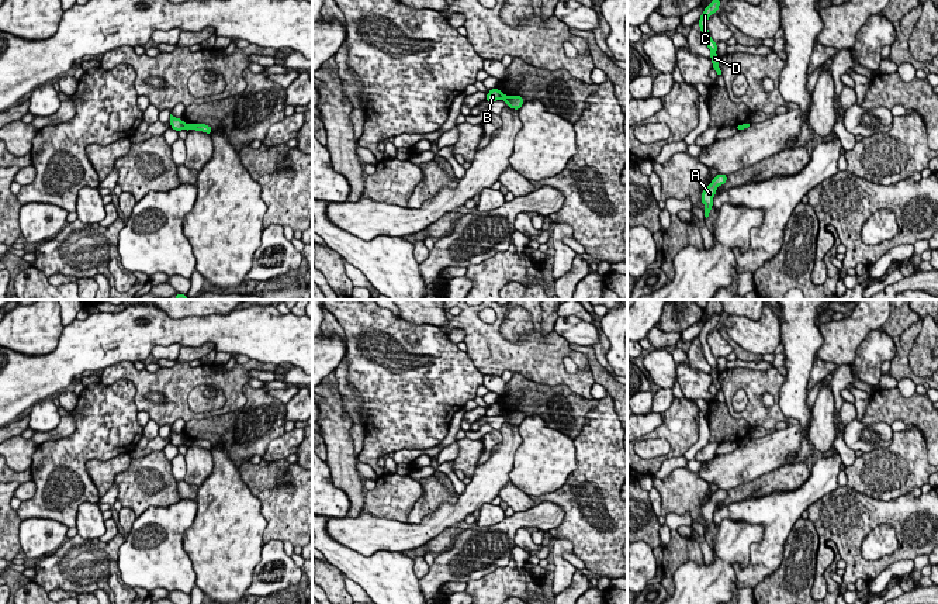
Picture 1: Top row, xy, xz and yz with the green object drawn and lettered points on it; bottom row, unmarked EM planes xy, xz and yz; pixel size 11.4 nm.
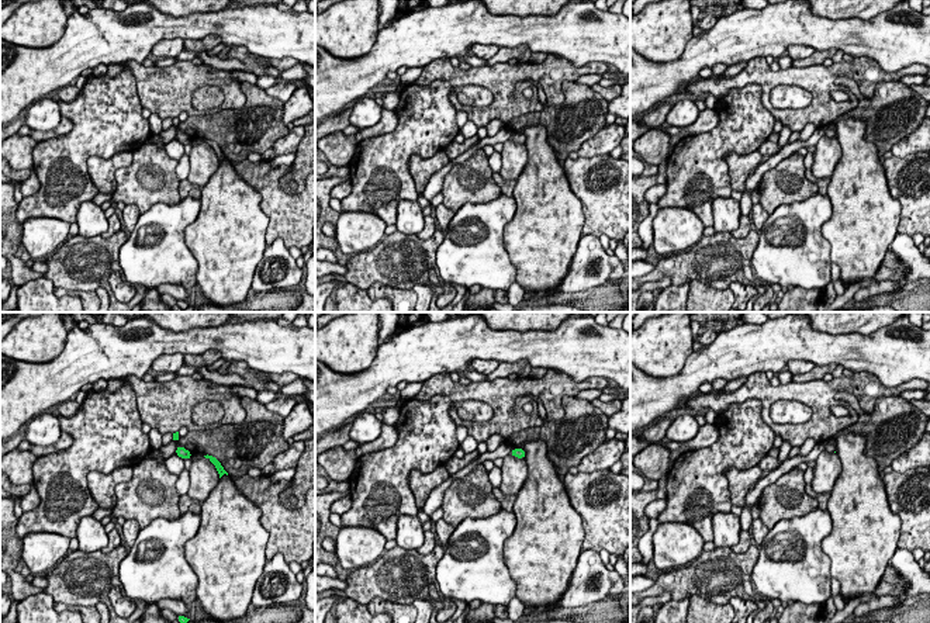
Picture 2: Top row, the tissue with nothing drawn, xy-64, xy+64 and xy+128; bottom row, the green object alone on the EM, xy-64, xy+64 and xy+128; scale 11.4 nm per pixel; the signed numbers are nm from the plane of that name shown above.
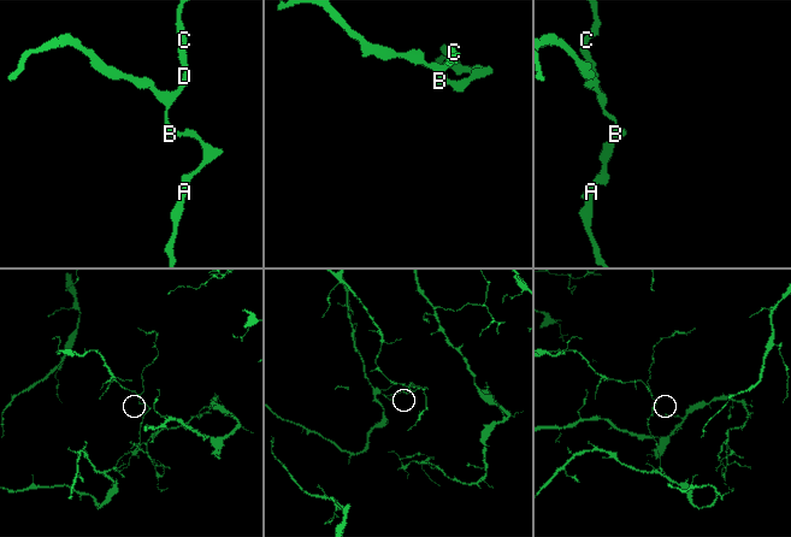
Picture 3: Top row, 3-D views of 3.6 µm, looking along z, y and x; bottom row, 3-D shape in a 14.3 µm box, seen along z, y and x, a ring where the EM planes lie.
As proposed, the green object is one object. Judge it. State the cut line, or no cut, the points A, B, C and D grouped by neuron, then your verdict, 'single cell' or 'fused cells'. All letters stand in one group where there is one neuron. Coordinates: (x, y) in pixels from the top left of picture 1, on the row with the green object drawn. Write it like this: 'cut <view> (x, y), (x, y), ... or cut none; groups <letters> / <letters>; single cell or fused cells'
cut xy (196, 124), (190, 128); groups A / B C D; fused cells

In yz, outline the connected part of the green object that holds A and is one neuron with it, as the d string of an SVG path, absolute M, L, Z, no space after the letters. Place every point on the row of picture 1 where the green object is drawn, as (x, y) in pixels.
M719 173L712 183L702 191L700 201L705 204L705 217L707 218L710 214L710 210L713 207L713 197L716 194L716 190L719 186L726 184L727 182L727 175Z

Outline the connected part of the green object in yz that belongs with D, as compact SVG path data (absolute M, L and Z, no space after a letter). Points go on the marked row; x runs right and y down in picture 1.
M712 0L712 3L705 8L703 14L699 18L699 27L700 27L700 32L703 35L703 39L707 45L707 48L710 49L710 59L713 63L713 69L716 70L717 75L721 75L721 70L719 68L719 56L716 55L717 51L717 44L712 39L710 37L710 31L707 30L707 18L719 11L719 6L720 6L720 0Z

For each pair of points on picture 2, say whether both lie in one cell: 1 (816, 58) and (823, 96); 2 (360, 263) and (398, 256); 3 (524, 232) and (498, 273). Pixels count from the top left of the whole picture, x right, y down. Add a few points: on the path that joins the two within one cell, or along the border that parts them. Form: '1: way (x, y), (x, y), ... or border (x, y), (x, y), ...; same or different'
1: border (822, 63), (792, 66); different
2: way (370, 263), (389, 263); same
3: border (504, 225), (504, 248), (515, 269), (517, 280); different

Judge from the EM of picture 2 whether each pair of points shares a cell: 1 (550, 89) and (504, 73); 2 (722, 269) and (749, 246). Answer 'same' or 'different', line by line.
1: same
2: same

